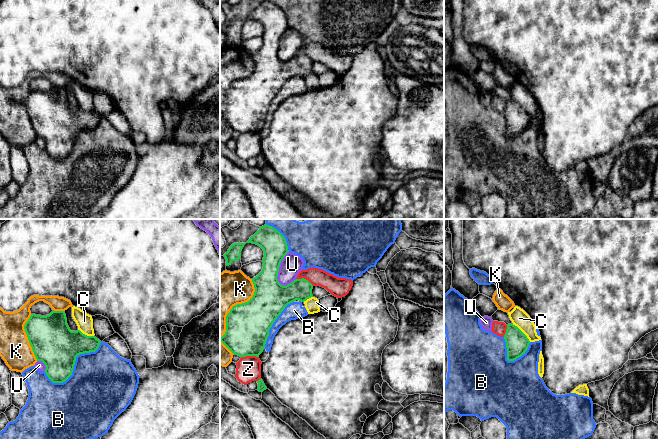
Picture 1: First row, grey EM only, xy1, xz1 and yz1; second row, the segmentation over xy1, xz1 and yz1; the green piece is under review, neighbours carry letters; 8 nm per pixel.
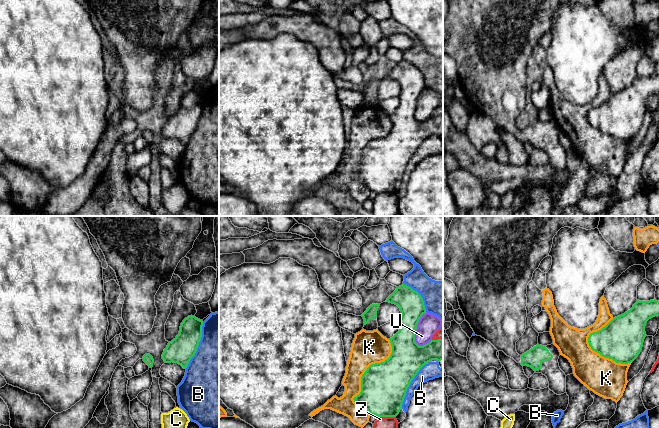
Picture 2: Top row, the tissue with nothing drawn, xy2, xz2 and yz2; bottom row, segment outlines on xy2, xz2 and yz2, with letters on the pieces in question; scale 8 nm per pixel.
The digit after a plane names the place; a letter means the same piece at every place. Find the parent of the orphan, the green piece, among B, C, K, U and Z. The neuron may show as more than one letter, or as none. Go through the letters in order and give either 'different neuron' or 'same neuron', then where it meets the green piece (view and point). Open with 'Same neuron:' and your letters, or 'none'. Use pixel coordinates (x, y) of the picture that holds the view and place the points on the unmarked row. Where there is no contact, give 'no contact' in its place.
Same neuron: none
B: different neuron; contact xy1 (74, 140)
C: different neuron; contact yz1 (522, 108)
K: different neuron; contact xz2 (364, 149)
U: different neuron; contact xz1 (278, 45)
Z: different neuron; contact xz1 (249, 131)

